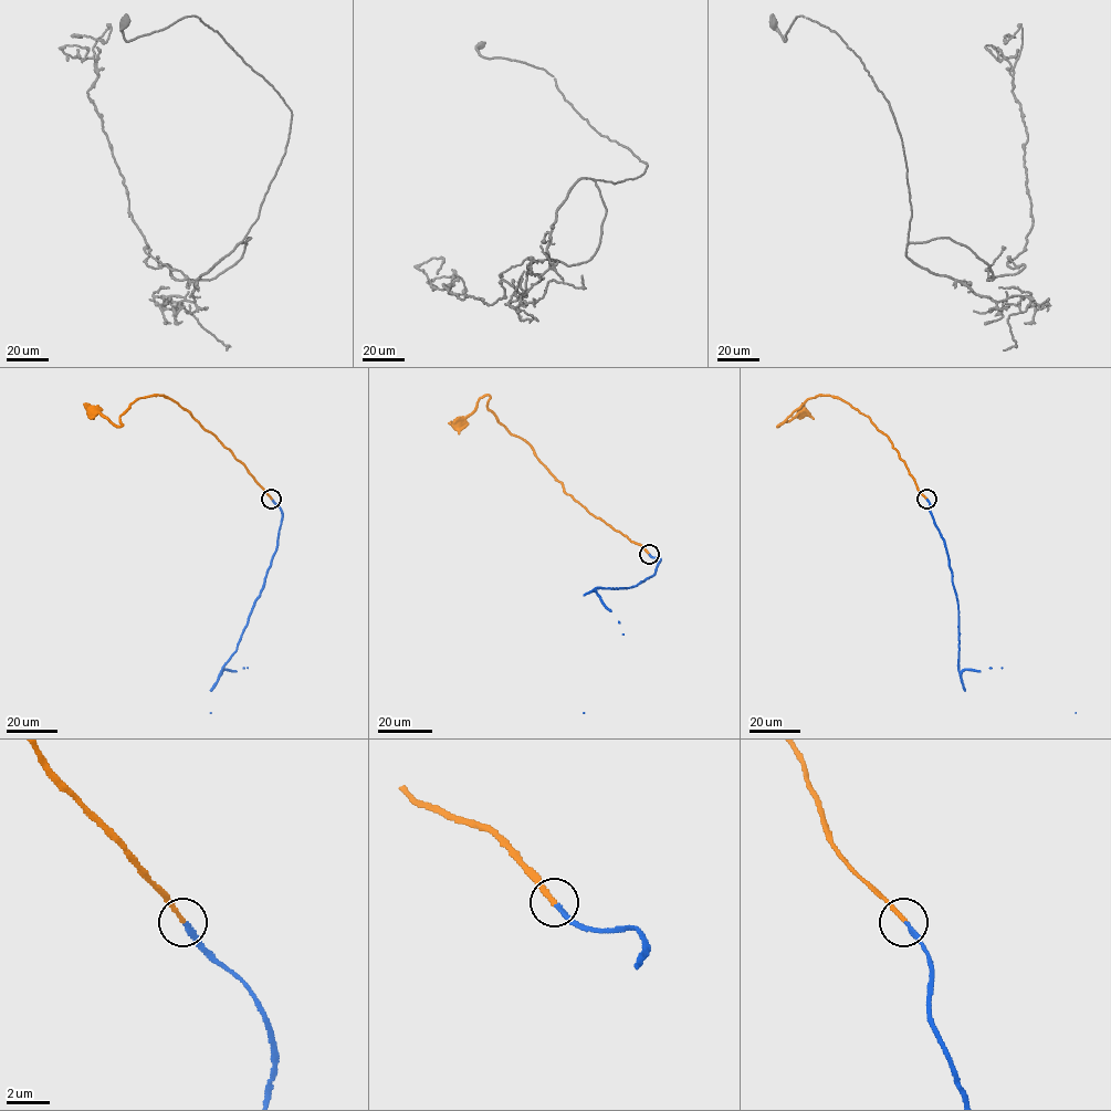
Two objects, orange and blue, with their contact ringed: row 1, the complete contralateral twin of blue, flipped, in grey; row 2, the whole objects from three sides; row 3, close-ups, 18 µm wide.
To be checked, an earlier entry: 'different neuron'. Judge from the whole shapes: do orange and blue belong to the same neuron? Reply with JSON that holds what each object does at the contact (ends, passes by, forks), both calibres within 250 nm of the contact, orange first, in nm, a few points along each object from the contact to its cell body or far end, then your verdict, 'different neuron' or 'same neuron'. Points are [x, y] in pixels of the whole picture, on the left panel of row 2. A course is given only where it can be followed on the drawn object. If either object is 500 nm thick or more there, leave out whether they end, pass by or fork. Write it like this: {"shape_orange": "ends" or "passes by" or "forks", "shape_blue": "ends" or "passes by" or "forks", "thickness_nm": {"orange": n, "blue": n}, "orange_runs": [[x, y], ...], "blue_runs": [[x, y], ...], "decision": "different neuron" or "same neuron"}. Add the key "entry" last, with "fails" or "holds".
{"shape_orange": "ends", "shape_blue": "ends", "thickness_nm": {"orange": 190, "blue": 220}, "orange_runs": [[271, 499], [218, 438], [166, 396], [137, 398], [121, 416], [121, 426], [93, 410]], "blue_runs": [[272, 499], [282, 513], [275, 553], [237, 651], [221, 671], [248, 668], [210, 713]], "decision": "same neuron", "entry": "fails"}

